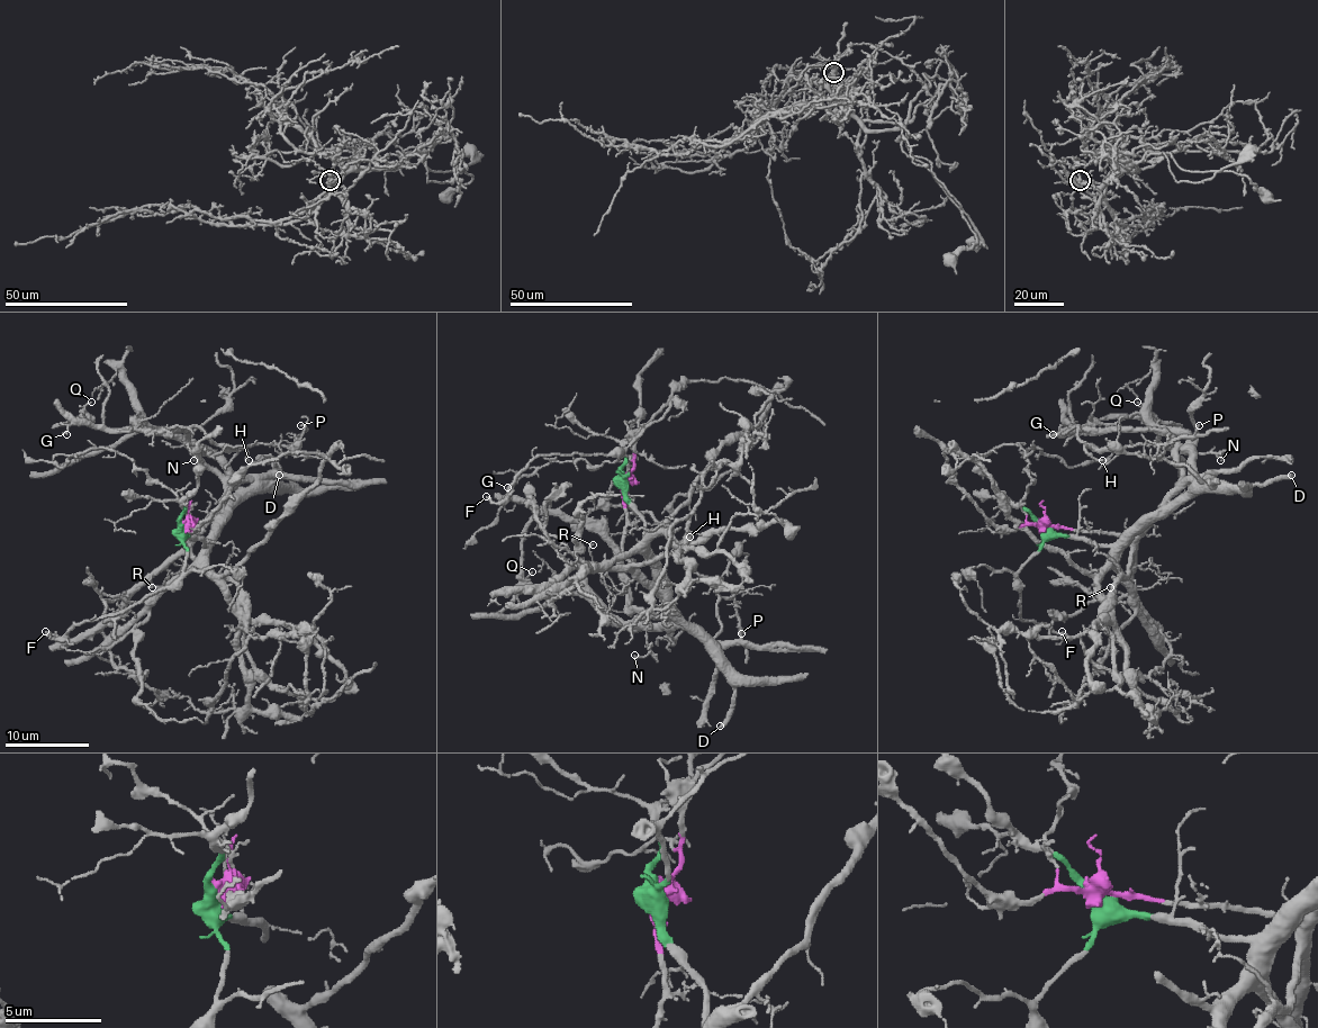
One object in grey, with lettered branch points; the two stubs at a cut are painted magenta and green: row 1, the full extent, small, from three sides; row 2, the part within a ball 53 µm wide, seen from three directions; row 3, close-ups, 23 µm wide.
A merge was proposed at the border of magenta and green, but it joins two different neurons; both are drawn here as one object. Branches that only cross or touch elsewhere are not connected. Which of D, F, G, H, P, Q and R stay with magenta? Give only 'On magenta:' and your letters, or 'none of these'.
On magenta: G, H, P, Q, R

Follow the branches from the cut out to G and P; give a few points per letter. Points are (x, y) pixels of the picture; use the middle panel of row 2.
G: (624, 479), (622, 553), (660, 597), (662, 614), (626, 606), (620, 553), (597, 530), (535, 513), (508, 487)
P: (624, 479), (622, 553), (665, 606), (626, 606), (620, 551), (595, 508), (648, 511), (730, 591), (740, 633)

